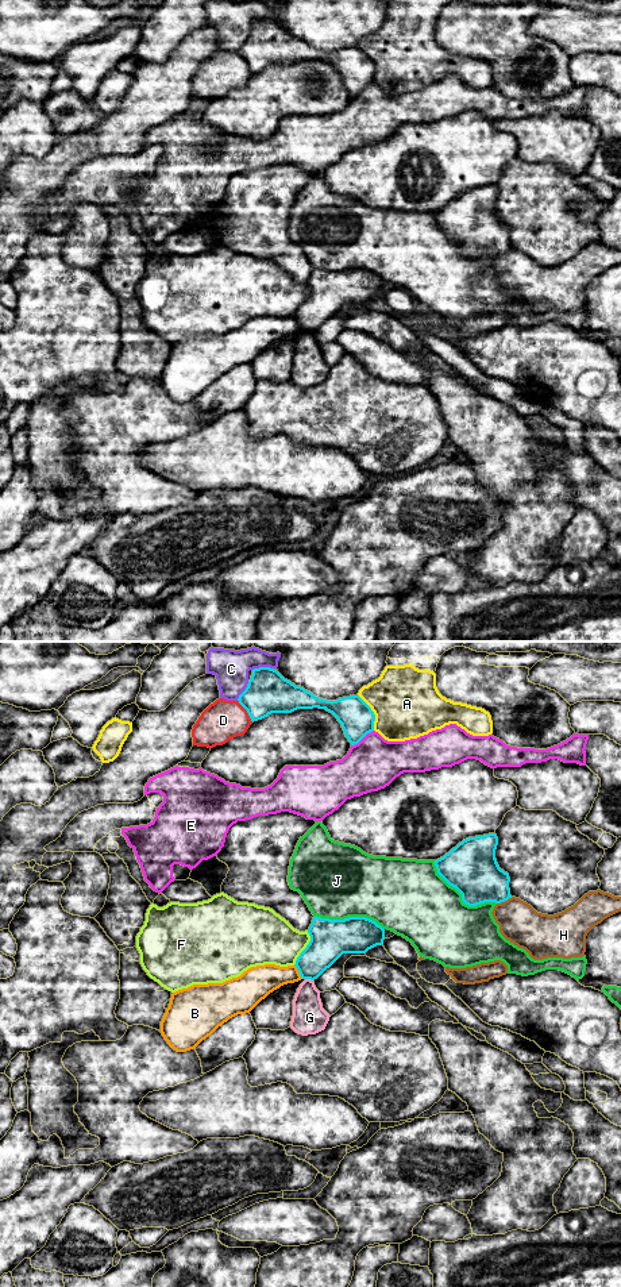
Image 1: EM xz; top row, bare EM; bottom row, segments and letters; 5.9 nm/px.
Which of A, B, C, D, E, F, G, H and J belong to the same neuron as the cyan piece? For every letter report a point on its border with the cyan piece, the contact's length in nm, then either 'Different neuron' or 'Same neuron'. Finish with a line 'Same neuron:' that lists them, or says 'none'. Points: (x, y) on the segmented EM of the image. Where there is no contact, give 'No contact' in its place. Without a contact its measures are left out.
A: Touches cyan at xz (373, 712). Shared border 240 nm. Different neuron
B: Touches cyan at xz (299, 971). Shared border 100 nm. Different neuron
C: Touches cyan at xz (262, 667). Shared border 130 nm. Different neuron
D: Touches cyan at xz (246, 709). Shared border 160 nm. Different neuron
E: Touches cyan at xz (362, 738). Shared border 170 nm. Different neuron
F: Touches cyan at xz (305, 948). Shared border 220 nm. Different neuron
G: Touches cyan at xz (309, 978). Shared border 50 nm. Different neuron
H: Touches cyan at xz (504, 901). Shared border 100 nm. Different neuron
J: Touches cyan at xz (462, 897). Shared border 460 nm. Different neuron
Same neuron: none

